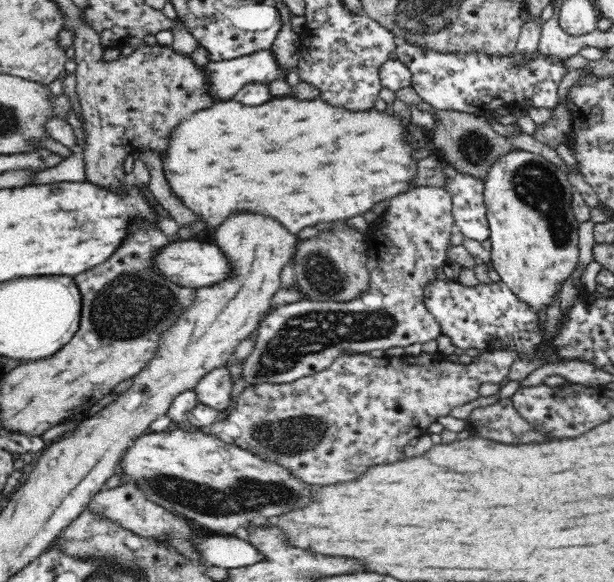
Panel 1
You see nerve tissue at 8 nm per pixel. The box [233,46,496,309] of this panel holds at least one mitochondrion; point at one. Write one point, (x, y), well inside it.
(323, 274)

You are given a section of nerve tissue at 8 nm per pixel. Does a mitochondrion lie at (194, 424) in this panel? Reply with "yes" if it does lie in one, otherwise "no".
no

